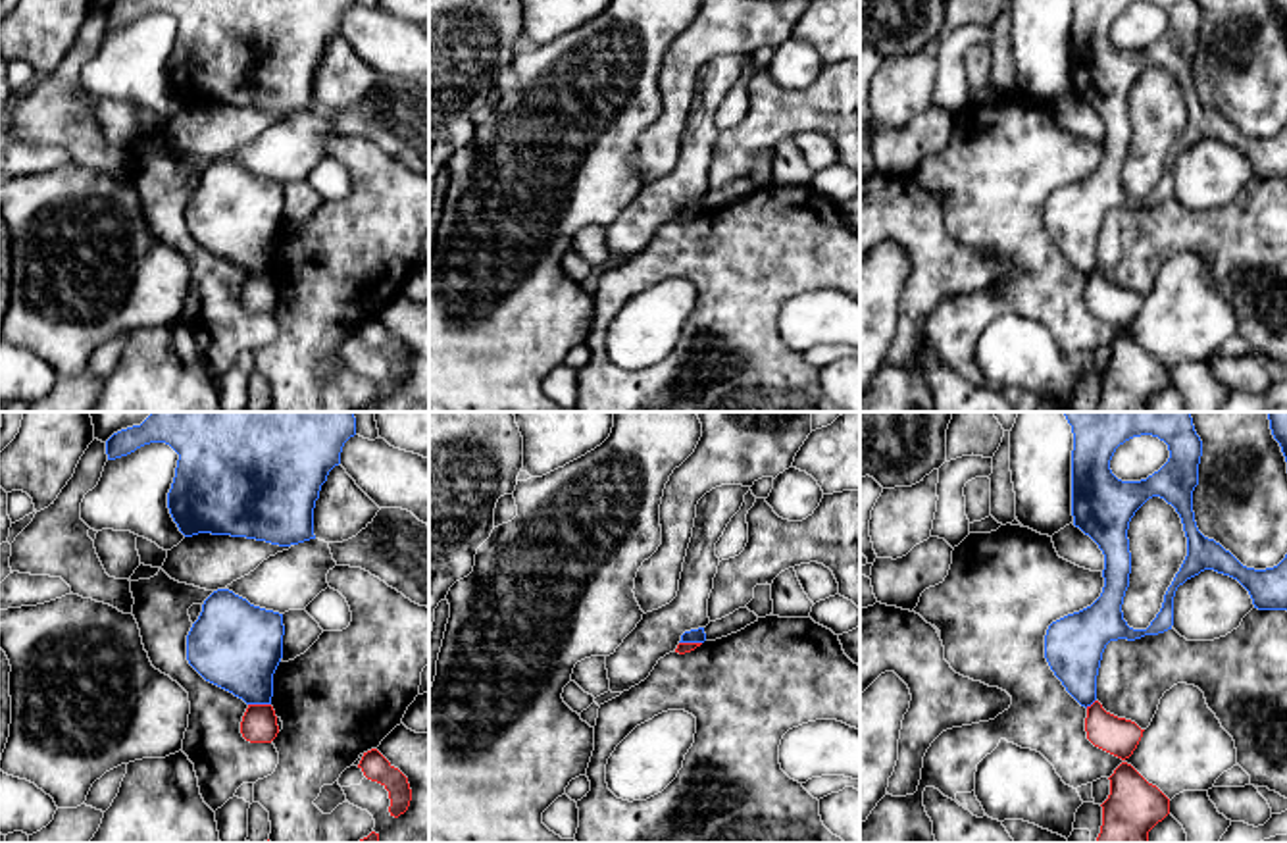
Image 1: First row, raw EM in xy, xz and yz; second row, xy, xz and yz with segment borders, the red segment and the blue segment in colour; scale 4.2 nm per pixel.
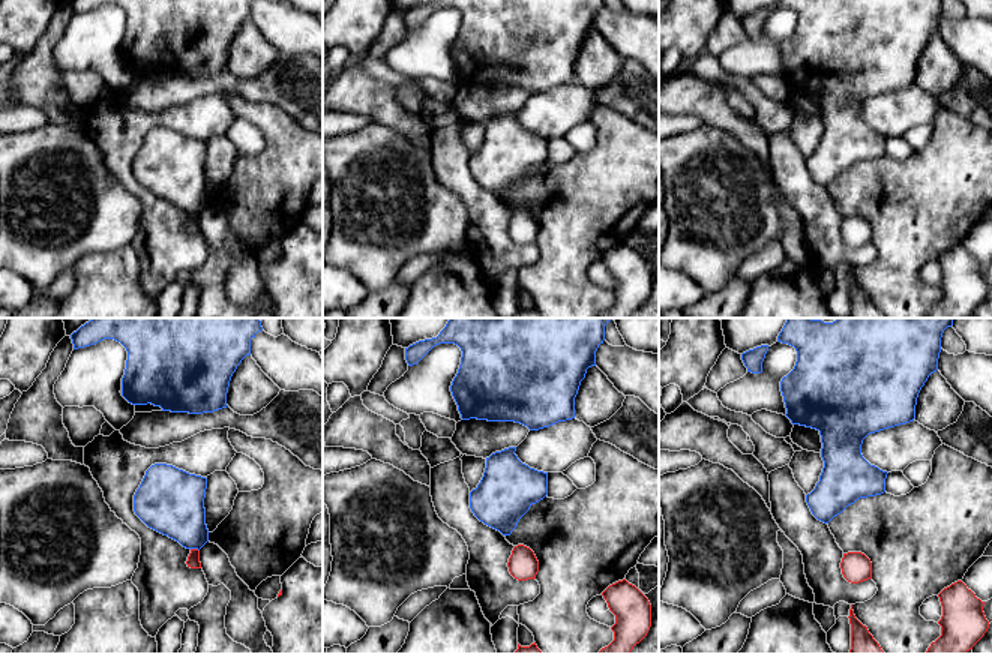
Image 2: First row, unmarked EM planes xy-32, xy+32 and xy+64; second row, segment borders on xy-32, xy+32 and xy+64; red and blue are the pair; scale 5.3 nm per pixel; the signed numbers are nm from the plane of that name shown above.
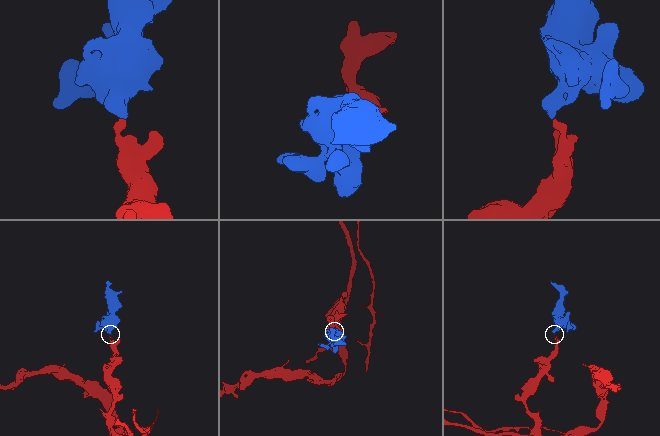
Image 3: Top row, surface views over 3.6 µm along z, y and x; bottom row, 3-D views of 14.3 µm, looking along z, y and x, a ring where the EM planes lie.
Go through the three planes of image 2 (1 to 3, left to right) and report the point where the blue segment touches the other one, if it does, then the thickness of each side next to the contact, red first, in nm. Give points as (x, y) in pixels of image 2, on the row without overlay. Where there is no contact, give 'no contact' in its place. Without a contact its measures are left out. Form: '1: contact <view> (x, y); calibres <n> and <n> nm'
1: contact xy-32 (195, 213); calibres 70 and 300 nm
2: no contact
3: no contact

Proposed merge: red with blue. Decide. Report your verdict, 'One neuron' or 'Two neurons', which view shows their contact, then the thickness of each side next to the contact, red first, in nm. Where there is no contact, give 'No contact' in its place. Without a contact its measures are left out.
Two neurons. Touches red in xy. Thickness 150 nm (red) against 360 nm

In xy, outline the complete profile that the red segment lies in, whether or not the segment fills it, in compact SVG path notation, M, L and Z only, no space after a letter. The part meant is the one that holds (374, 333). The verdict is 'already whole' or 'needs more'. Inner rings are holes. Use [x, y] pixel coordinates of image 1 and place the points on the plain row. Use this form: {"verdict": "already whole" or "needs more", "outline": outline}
{"verdict": "already whole", "outline": "M377 318L364 321L358 337L367 348L381 352L389 360L391 385L398 387L408 379L412 370L408 346L398 337L394 337Z"}

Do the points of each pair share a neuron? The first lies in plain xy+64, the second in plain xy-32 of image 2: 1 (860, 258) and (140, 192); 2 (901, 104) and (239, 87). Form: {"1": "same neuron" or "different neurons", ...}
{"1": "same neuron", "2": "different neurons"}

